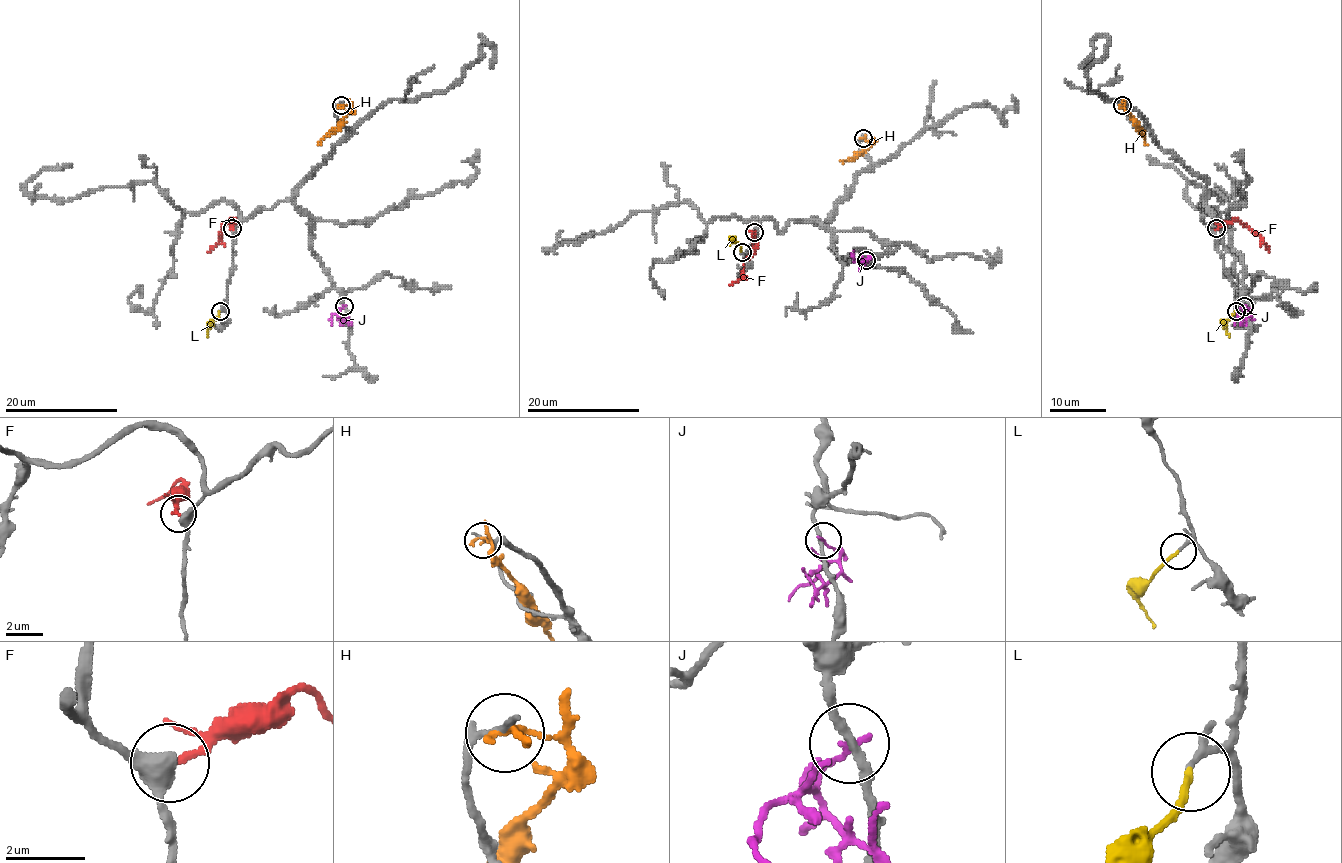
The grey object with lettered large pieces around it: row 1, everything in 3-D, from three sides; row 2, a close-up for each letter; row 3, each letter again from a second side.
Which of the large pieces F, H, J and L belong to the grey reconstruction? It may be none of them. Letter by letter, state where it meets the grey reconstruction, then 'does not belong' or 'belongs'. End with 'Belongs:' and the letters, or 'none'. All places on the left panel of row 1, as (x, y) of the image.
F: contact (232, 228); does not belong
H: contact (341, 105); does not belong
J: contact (344, 306); does not belong
L: contact (220, 311); belongs
Belongs: L

